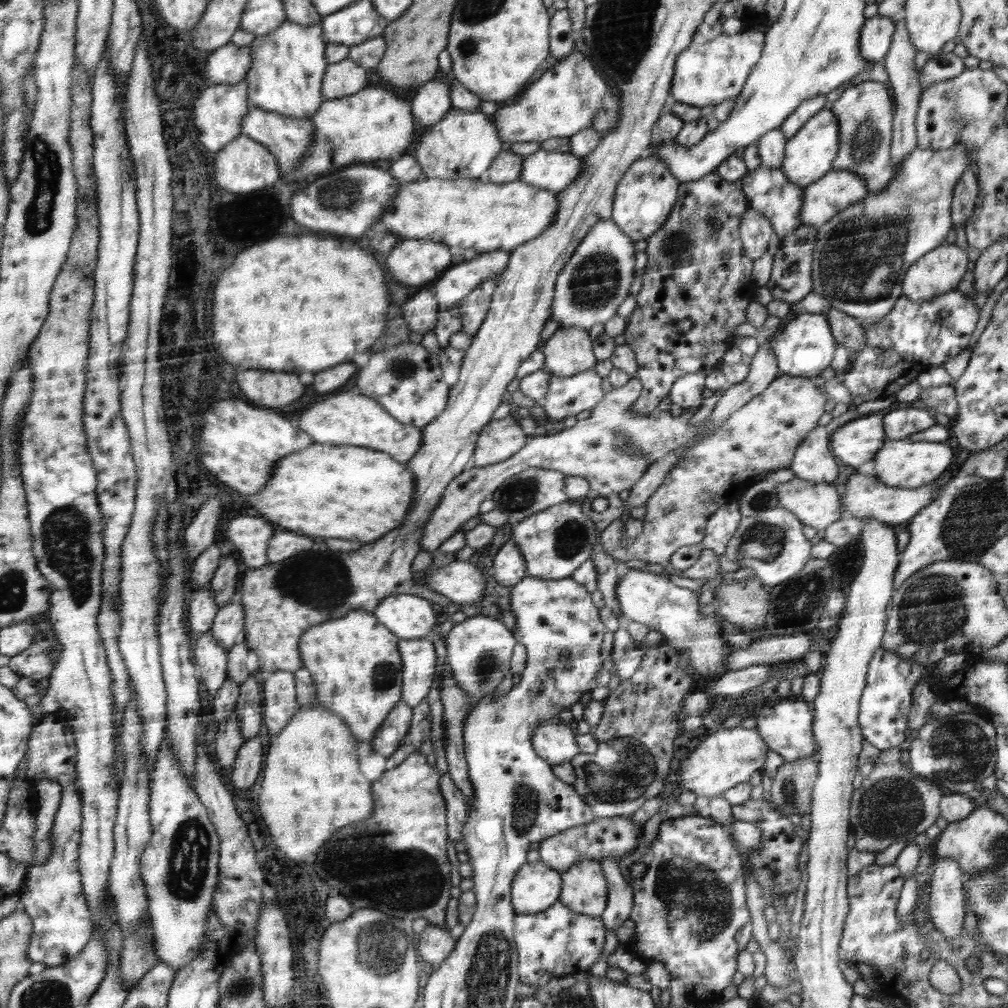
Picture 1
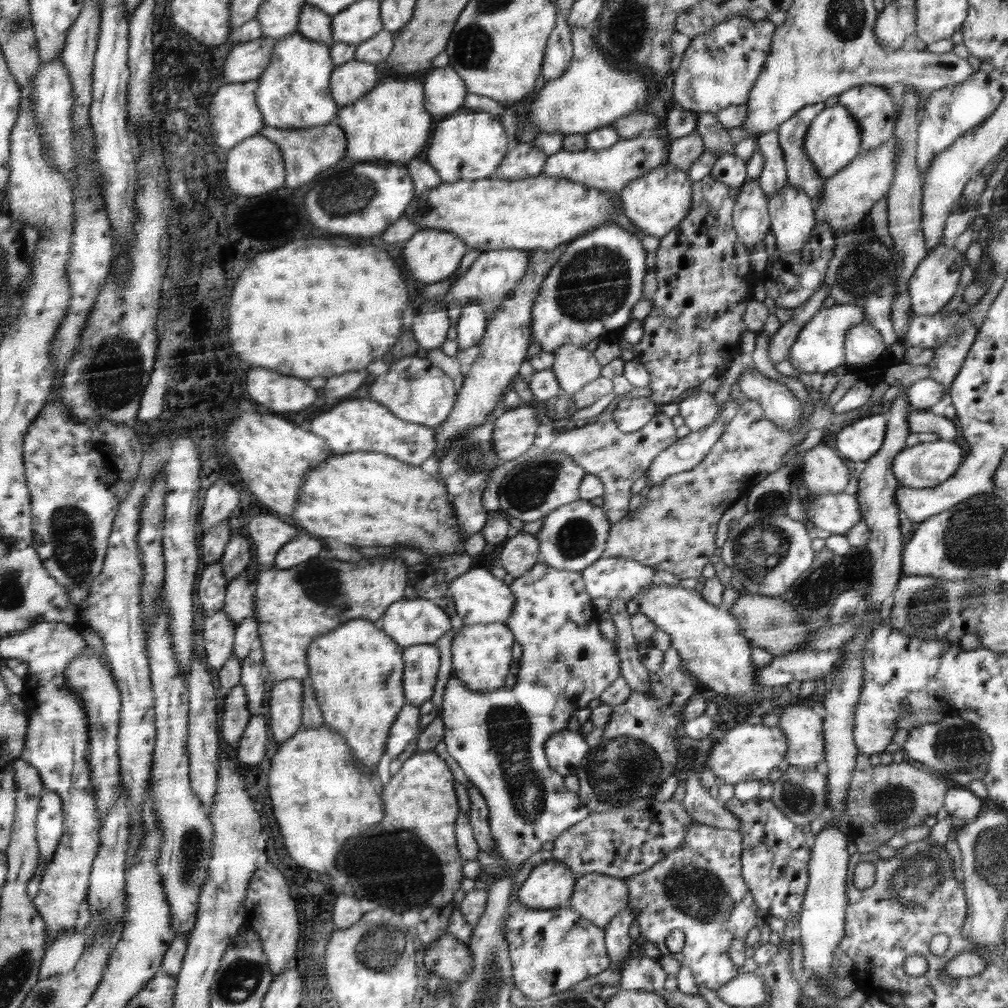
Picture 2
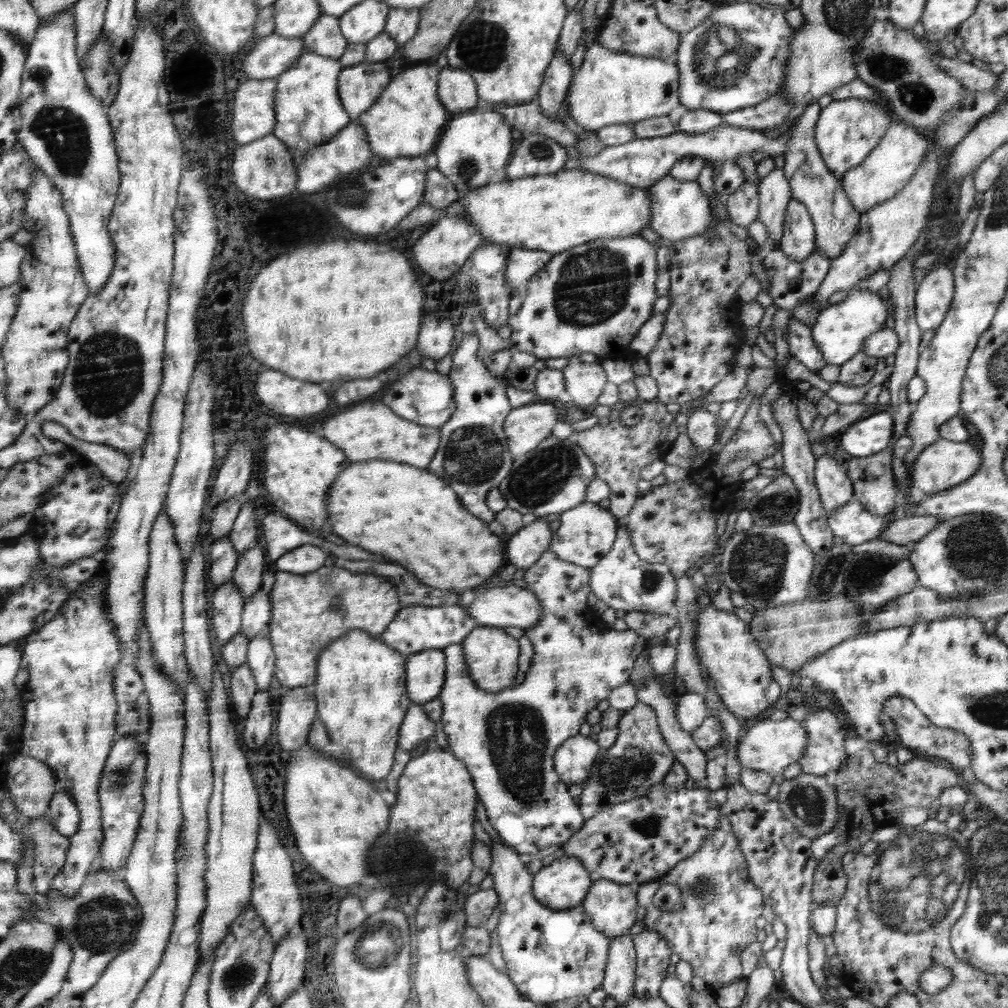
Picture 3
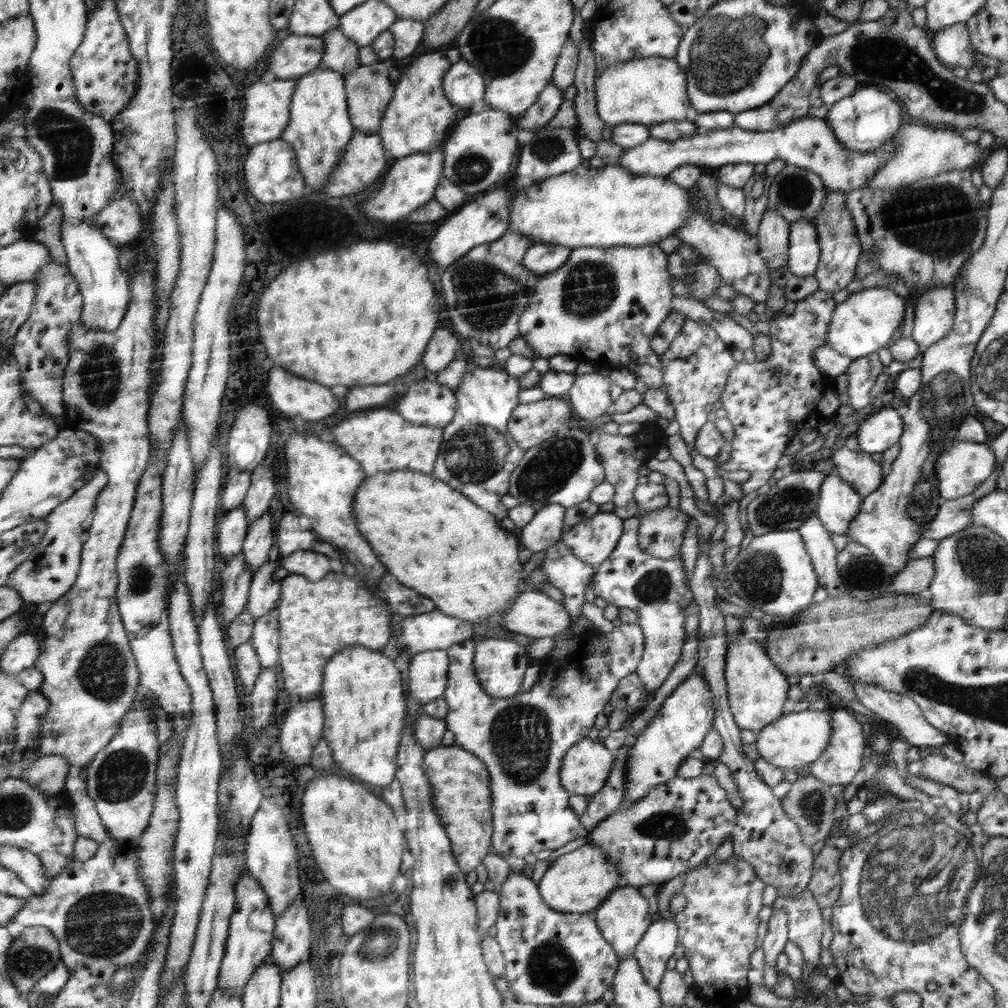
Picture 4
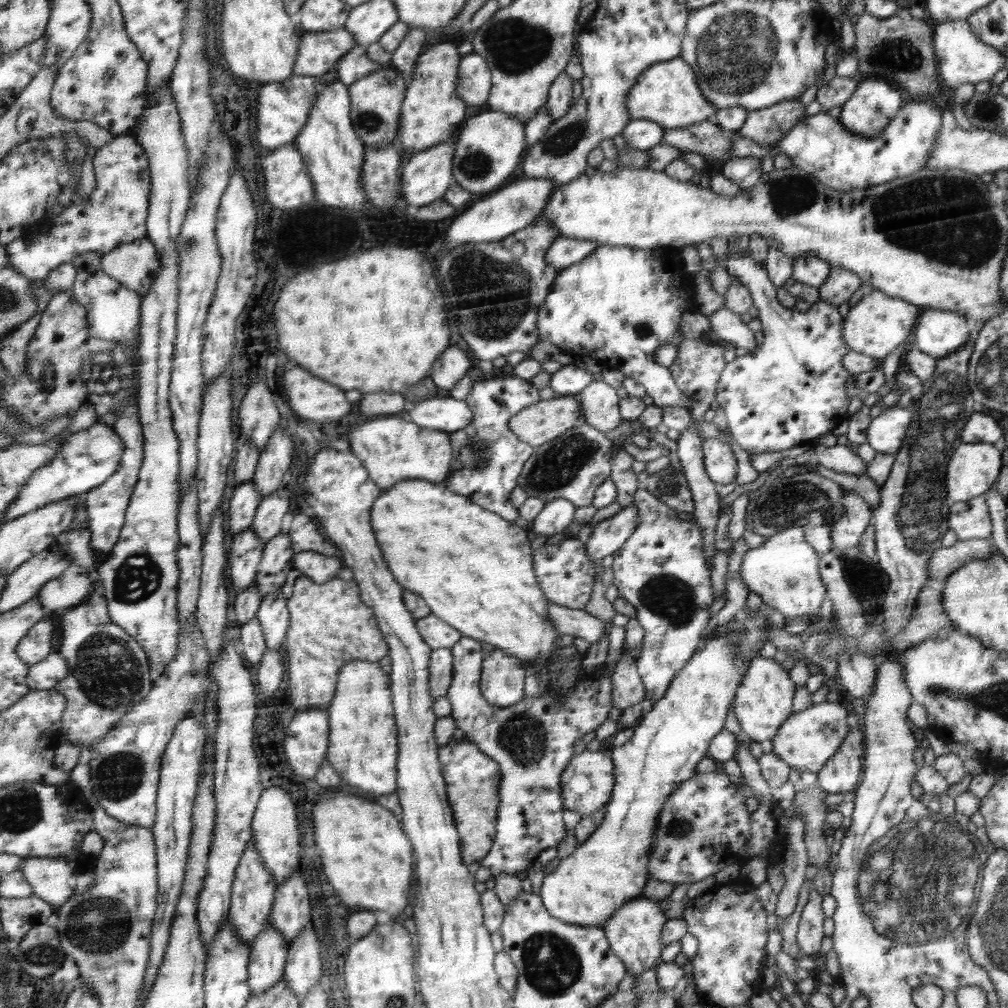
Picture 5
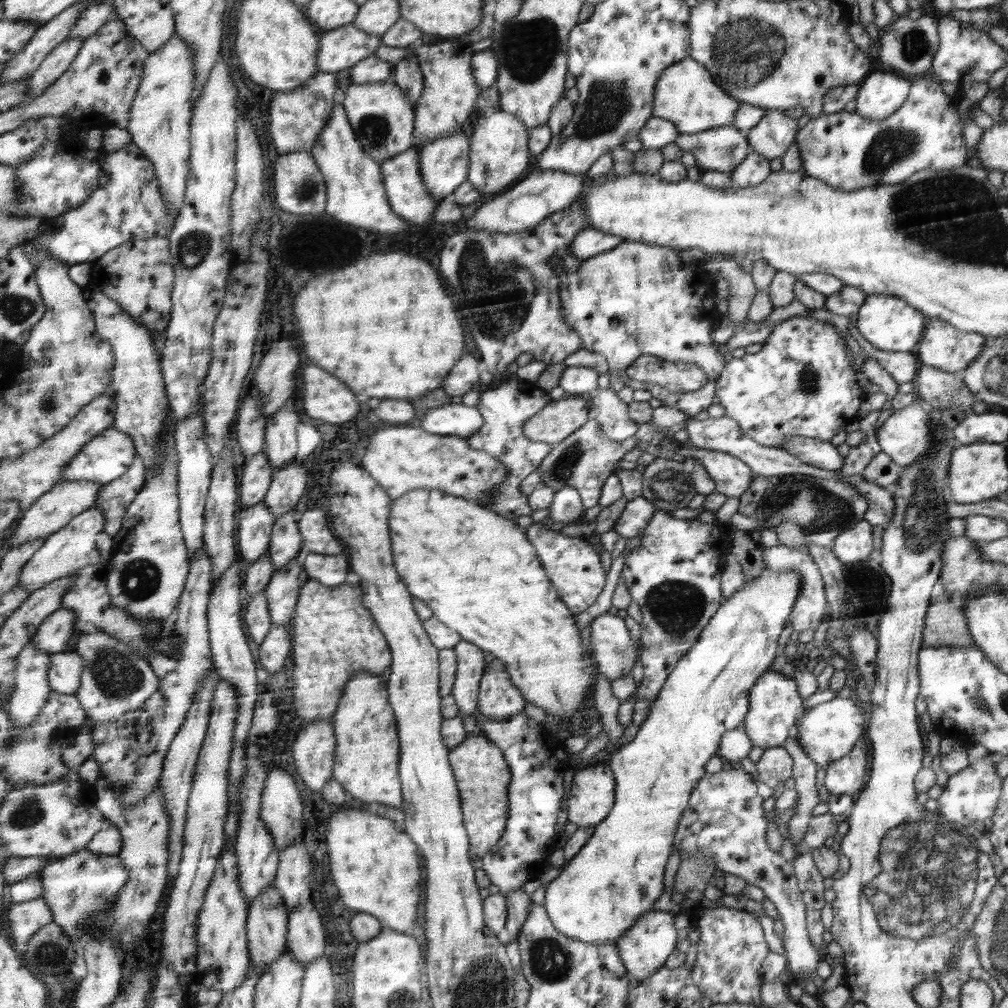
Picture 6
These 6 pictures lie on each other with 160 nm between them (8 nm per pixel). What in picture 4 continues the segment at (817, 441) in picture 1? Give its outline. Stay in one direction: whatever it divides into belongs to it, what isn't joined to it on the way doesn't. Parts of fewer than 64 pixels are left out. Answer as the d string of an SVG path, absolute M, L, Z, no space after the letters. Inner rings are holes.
M836 472L828 473L820 485L818 518L830 533L847 536L849 522L859 513L862 497Z

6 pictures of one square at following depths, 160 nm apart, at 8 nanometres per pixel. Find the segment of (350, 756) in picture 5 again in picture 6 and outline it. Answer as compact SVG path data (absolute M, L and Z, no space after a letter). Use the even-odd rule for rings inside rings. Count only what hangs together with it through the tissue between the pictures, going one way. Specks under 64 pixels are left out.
M364 672L356 674L354 682L346 686L346 694L342 694L342 706L338 706L334 722L331 722L337 736L333 778L358 800L400 807L403 796L398 777L399 739L386 687L386 682L380 676Z

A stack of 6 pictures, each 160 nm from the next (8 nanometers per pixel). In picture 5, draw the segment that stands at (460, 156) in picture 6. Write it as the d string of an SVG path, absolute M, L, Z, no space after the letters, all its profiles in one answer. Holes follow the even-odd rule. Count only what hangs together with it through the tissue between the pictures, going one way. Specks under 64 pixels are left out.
M456 140L451 142L442 142L436 146L430 147L430 150L422 150L417 153L413 153L406 166L401 170L401 198L405 201L404 206L424 206L430 204L439 198L444 198L446 192L449 190L449 186L454 184L453 180L453 158L456 152Z

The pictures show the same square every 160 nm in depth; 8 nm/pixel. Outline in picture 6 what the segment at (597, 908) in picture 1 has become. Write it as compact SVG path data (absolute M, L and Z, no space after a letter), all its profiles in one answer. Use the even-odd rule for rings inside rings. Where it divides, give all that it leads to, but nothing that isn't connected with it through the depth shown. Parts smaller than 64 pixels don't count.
M666 911L645 912L637 921L621 936L617 938L615 946L620 951L626 970L630 971L639 982L648 977L652 977L658 969L665 966L665 962L674 952L678 944L678 934L676 928L672 926L672 913Z

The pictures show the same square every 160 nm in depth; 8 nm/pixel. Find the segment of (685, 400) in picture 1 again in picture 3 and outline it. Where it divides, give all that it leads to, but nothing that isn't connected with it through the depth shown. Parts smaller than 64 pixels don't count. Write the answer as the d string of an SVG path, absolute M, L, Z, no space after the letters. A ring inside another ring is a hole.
M704 405L688 412L687 434L698 452L708 450L716 444L718 427L714 423L714 415L706 407L707 405Z

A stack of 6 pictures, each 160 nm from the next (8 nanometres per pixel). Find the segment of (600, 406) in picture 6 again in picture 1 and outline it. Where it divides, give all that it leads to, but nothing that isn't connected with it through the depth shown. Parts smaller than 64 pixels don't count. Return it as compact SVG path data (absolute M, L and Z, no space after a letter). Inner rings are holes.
M560 326L540 347L545 357L545 370L551 375L571 377L592 370L597 360L587 330Z

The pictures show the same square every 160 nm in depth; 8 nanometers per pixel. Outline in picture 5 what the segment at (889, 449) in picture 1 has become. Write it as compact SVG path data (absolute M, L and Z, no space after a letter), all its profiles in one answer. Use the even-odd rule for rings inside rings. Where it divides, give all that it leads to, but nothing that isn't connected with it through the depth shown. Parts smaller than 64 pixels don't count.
M987 442L957 443L948 464L949 503L968 502L972 498L985 494L992 487L1004 468L1004 456L1001 446Z

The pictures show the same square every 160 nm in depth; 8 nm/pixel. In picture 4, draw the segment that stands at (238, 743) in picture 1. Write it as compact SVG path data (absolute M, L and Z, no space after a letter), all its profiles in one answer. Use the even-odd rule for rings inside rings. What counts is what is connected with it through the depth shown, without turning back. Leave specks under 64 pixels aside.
M246 640L234 648L234 660L236 660L236 670L238 670L238 678L241 682L240 687L247 697L252 693L257 678L263 670L251 640Z

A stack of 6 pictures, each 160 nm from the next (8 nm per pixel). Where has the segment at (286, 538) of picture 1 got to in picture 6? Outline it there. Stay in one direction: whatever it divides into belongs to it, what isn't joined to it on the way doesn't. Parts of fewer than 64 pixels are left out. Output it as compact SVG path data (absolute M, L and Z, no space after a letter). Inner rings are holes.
M308 553L302 556L301 560L303 570L309 578L321 582L324 586L338 586L344 583L350 571L348 554Z

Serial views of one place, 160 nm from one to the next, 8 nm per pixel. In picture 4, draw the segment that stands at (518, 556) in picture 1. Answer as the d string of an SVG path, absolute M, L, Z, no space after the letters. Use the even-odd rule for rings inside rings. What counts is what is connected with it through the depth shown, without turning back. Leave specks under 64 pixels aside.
M550 504L536 512L532 520L521 528L523 548L528 548L536 554L560 541L564 534L562 530L564 516L566 509L560 504Z

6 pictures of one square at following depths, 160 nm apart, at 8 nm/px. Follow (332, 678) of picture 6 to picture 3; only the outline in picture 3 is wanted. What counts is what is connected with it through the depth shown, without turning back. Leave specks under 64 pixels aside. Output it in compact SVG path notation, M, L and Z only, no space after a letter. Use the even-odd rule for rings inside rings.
M322 565L318 570L306 574L278 571L269 599L272 605L272 616L268 622L269 639L276 658L274 676L285 689L315 684L320 651L349 630L360 629L380 638L402 607L397 588L386 577L374 573L355 573L335 565Z

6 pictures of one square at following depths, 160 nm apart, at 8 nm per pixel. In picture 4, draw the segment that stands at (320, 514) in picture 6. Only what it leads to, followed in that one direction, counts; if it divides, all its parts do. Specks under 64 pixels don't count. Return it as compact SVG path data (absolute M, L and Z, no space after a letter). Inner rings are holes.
M286 514L282 516L277 528L278 556L289 557L297 551L312 551L326 556L336 554L333 543L326 542L310 529L304 530L298 524L296 514Z

